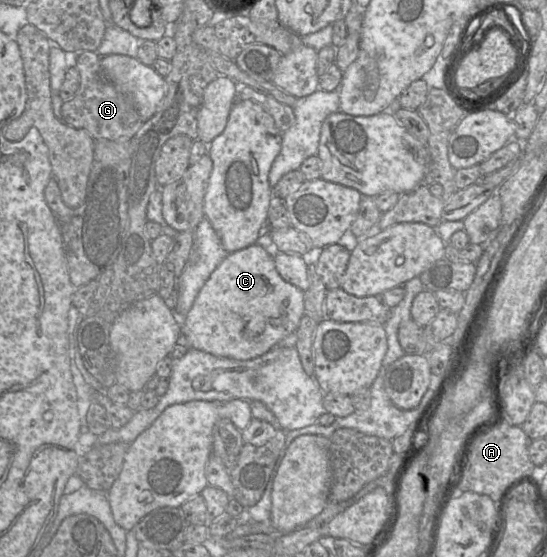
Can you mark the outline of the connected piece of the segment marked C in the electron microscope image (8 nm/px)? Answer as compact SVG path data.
M255 243L228 254L210 275L186 317L181 318L181 335L189 348L218 357L251 360L264 355L295 333L304 312L304 291L284 281L276 269L274 257Z

